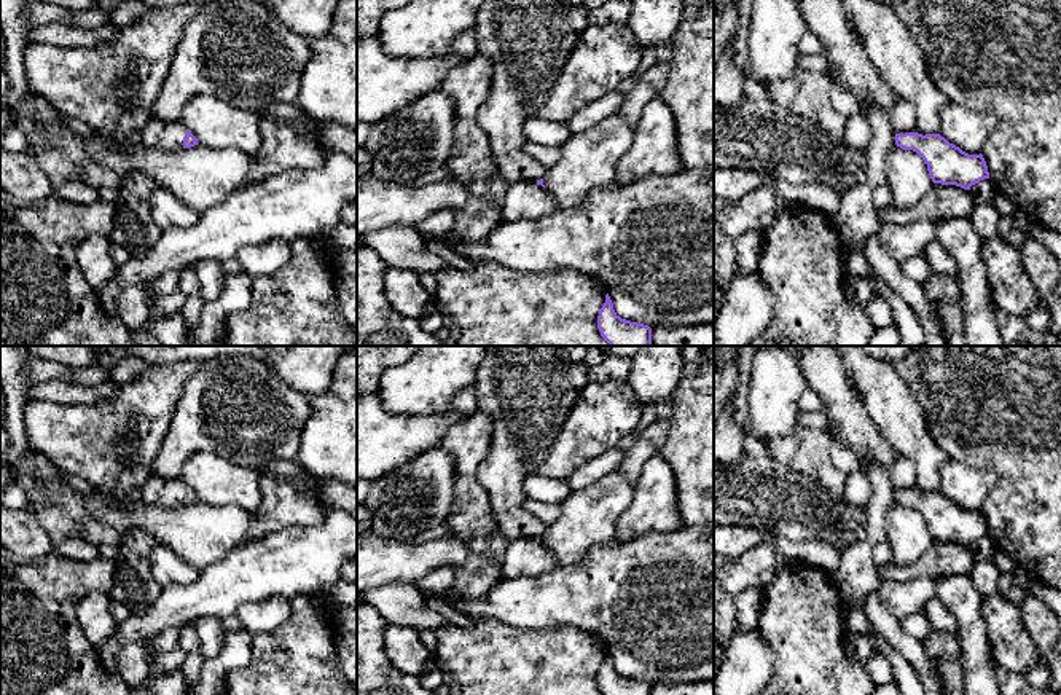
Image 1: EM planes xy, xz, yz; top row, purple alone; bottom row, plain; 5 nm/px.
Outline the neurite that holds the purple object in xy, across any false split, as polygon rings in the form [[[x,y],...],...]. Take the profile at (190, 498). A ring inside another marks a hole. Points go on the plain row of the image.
[[[153,473],[142,488],[142,502],[162,507],[177,508],[180,505],[191,505],[198,502],[198,496],[178,478],[162,478]]]

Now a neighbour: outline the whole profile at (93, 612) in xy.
[[[91,591],[76,604],[75,609],[84,636],[96,649],[99,649],[116,628],[110,612],[110,603],[110,593]]]

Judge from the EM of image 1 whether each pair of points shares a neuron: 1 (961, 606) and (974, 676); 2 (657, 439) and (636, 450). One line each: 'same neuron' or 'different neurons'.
1: same neuron
2: same neuron

